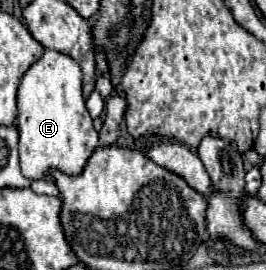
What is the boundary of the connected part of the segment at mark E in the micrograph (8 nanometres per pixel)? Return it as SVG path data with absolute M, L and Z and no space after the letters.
M44 50L44 56L34 62L24 74L18 88L18 132L20 132L20 168L26 178L40 180L52 168L64 174L80 174L94 152L100 146L98 132L92 126L92 118L86 110L86 100L82 98L82 70L68 54L56 50Z

